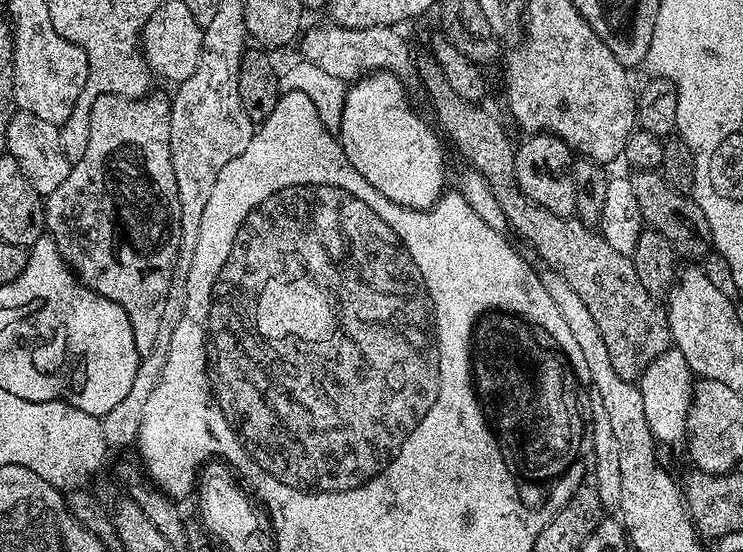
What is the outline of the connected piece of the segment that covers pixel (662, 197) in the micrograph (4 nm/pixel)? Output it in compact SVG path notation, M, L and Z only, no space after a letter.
M637 171L635 175L631 177L634 198L638 202L638 210L645 225L658 230L677 257L684 259L685 256L688 259L685 261L696 262L707 256L712 248L712 235L710 226L702 210L696 205L695 199L691 195L674 190L674 186L670 186L670 182L666 182L666 178L659 171Z

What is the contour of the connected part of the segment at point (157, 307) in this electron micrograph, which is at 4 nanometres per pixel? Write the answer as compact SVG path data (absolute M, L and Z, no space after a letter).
M112 91L104 96L99 96L90 110L90 142L86 142L86 154L76 164L69 167L66 174L66 182L54 190L44 201L44 227L47 235L58 246L62 258L68 267L83 280L84 285L98 294L102 298L110 298L110 302L118 302L122 310L126 310L126 318L130 318L130 326L134 330L134 346L138 350L141 358L148 356L150 350L158 339L159 331L162 327L162 316L166 310L168 295L172 289L174 279L174 269L176 257L180 255L180 211L178 210L178 182L174 182L174 162L170 154L170 110L172 101L166 95L155 96L116 96Z

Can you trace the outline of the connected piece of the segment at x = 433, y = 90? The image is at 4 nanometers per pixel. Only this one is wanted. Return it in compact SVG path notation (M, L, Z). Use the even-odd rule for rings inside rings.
M417 55L414 72L415 68L432 103L439 131L445 137L448 135L453 146L472 163L469 164L471 171L486 178L490 190L494 190L494 198L498 198L498 206L502 206L507 227L512 227L540 255L545 269L557 272L568 283L570 290L582 298L621 379L639 381L646 366L650 366L658 354L673 347L673 342L668 309L646 290L646 286L642 286L642 278L638 278L638 270L634 270L631 255L610 246L599 231L593 230L584 221L550 214L550 210L534 203L518 186L518 178L514 174L516 148L507 130L486 109L480 108L484 106L461 98L450 87L435 56Z

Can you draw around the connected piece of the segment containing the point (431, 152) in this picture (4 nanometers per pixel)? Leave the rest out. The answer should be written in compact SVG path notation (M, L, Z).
M391 72L365 74L351 85L348 93L343 93L344 108L340 110L338 139L350 166L378 190L386 194L390 202L407 208L431 208L446 191L444 185L444 148L440 145L441 137L431 123L427 124L412 109L408 96L404 93L404 84L399 75Z

